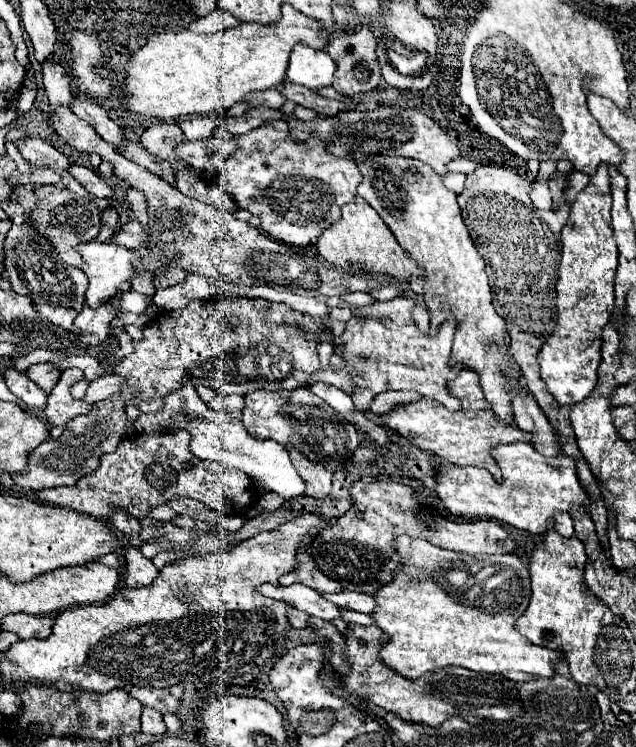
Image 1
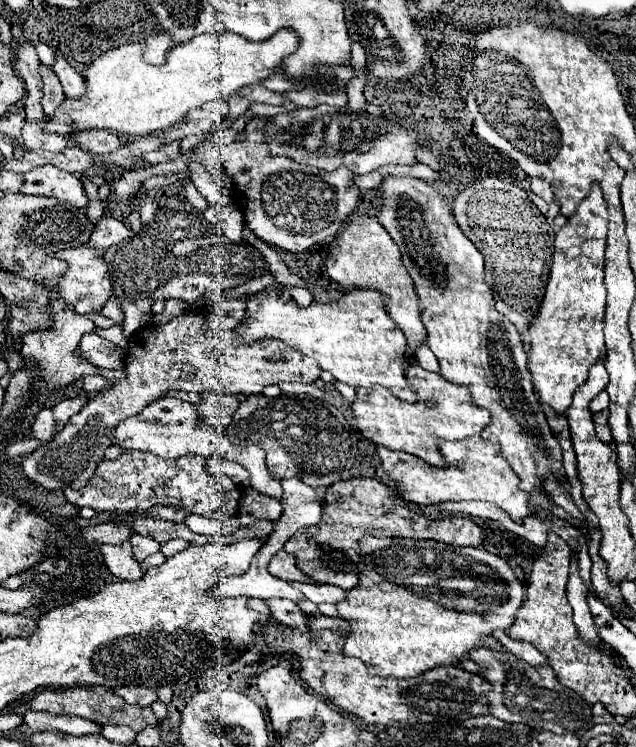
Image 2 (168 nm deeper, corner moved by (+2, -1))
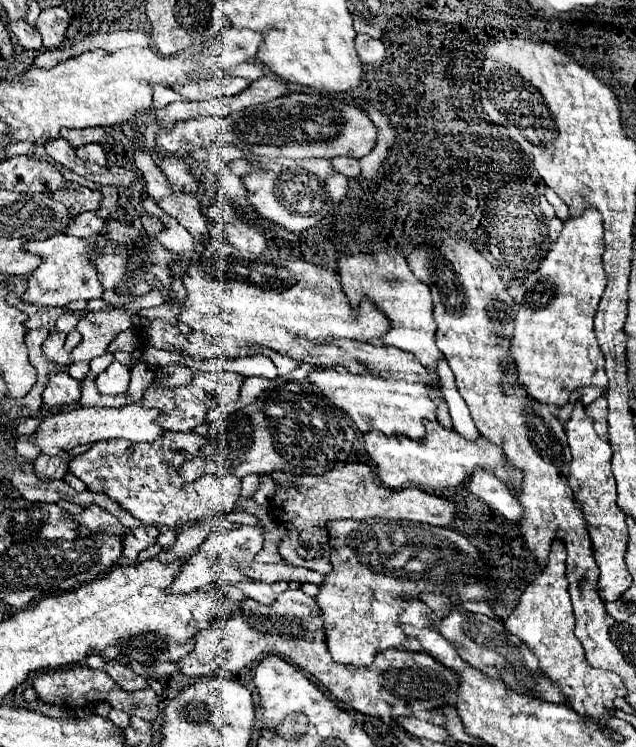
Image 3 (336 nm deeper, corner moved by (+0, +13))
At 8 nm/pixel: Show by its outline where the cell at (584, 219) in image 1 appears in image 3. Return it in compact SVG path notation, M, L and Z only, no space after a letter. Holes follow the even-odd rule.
M593 206L577 218L567 218L557 242L533 274L513 288L519 306L511 340L519 382L539 402L565 406L575 388L607 388L605 354L595 336L593 318L605 290L602 257L605 250L603 216Z

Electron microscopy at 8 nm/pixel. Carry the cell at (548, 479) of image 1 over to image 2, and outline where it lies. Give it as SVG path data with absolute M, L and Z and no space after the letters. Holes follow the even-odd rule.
M469 436L467 440L447 442L439 440L439 452L447 462L445 468L435 468L421 458L409 456L407 452L395 452L377 446L377 456L381 458L383 472L395 484L395 494L411 504L439 504L445 500L487 500L501 506L513 522L521 522L529 516L529 496L519 490L519 478L501 456L497 440L483 440L481 436Z

